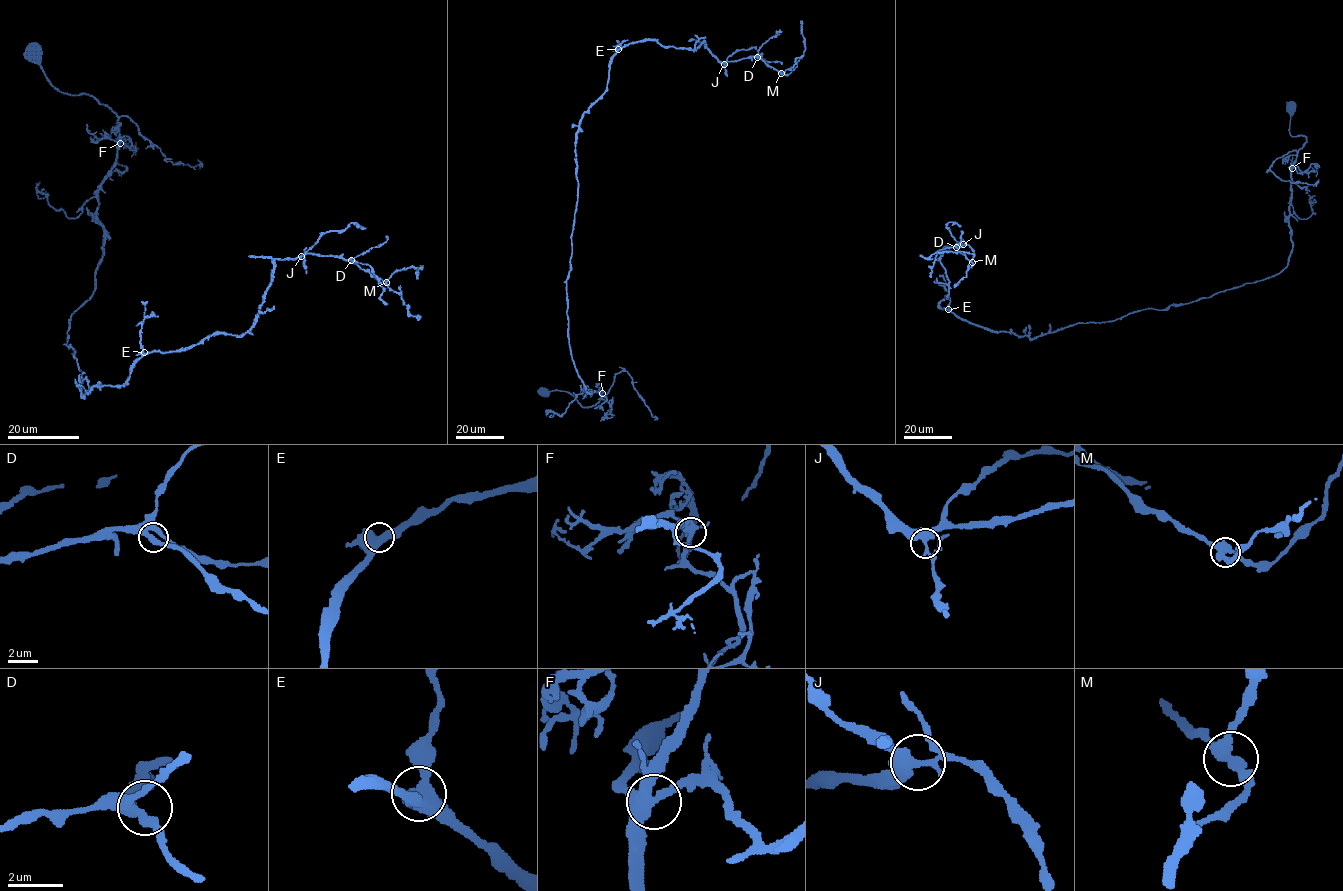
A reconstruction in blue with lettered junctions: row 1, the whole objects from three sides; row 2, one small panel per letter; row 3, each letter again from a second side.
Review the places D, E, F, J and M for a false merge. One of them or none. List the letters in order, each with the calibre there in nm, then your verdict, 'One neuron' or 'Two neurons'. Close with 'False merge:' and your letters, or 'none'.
D: Thickness 320 nm. One neuron
E: Thickness 480 nm. One neuron
F: Thickness 480 nm. One neuron
J: Thickness 360 nm. One neuron
M: Thickness 400 nm. One neuron
False merge: none

